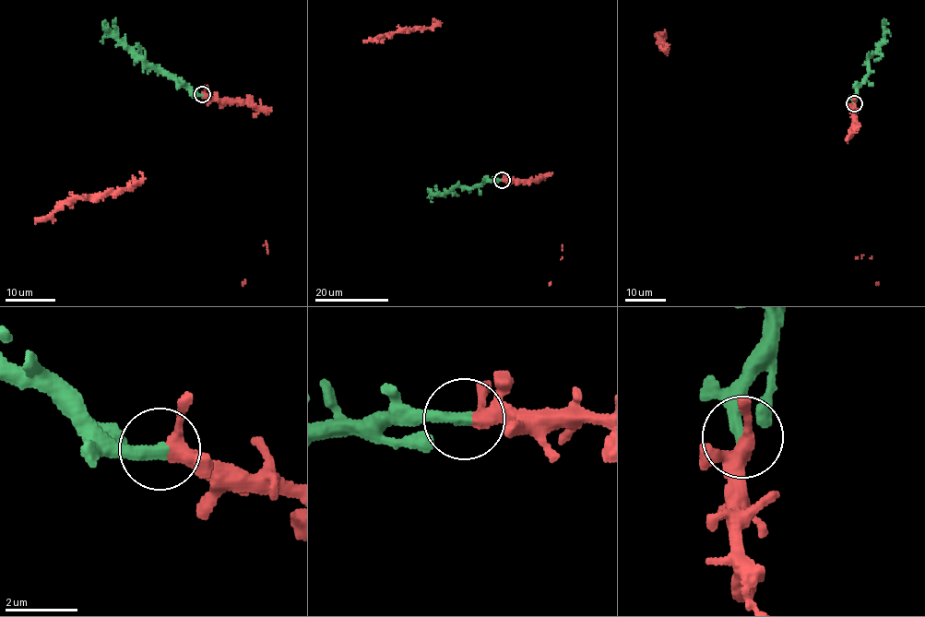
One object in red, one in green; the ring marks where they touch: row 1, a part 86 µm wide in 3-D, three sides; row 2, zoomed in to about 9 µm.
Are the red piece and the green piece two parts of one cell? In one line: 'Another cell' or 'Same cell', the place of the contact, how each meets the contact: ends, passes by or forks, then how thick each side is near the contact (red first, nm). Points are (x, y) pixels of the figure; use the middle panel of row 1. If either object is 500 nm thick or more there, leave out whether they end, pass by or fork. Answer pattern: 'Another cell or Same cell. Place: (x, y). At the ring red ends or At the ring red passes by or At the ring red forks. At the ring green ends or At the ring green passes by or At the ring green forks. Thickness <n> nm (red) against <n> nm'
Same cell. Place: (502, 180). At the ring red passes by. At the ring green ends. Thickness 320 nm (red) against 360 nm

